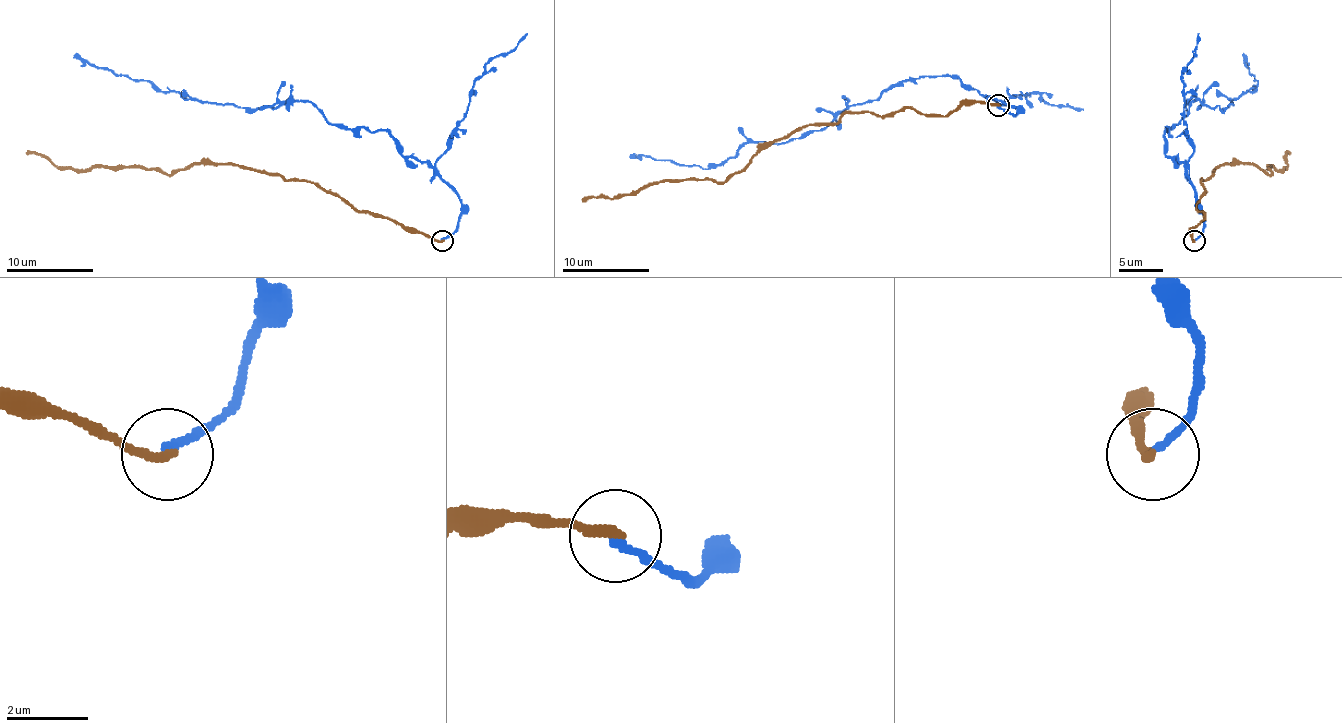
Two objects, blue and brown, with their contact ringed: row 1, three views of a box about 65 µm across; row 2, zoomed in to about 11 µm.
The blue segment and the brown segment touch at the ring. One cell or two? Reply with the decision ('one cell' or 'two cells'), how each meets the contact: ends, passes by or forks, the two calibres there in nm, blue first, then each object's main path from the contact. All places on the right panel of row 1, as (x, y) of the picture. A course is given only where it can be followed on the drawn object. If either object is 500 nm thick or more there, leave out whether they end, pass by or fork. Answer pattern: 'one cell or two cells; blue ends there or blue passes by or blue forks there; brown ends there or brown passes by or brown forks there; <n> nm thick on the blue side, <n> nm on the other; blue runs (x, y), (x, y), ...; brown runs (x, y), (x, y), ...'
two cells; blue ends there; brown ends there; 180 nm thick on the blue side, 240 nm on the other; blue runs (1195, 240), (1197, 194), (1164, 131), (1193, 100), (1223, 109), (1254, 92), (1245, 57); brown runs (1195, 240), (1191, 233), (1204, 218), (1197, 207), (1201, 181), (1228, 164), (1271, 172), (1291, 153)

